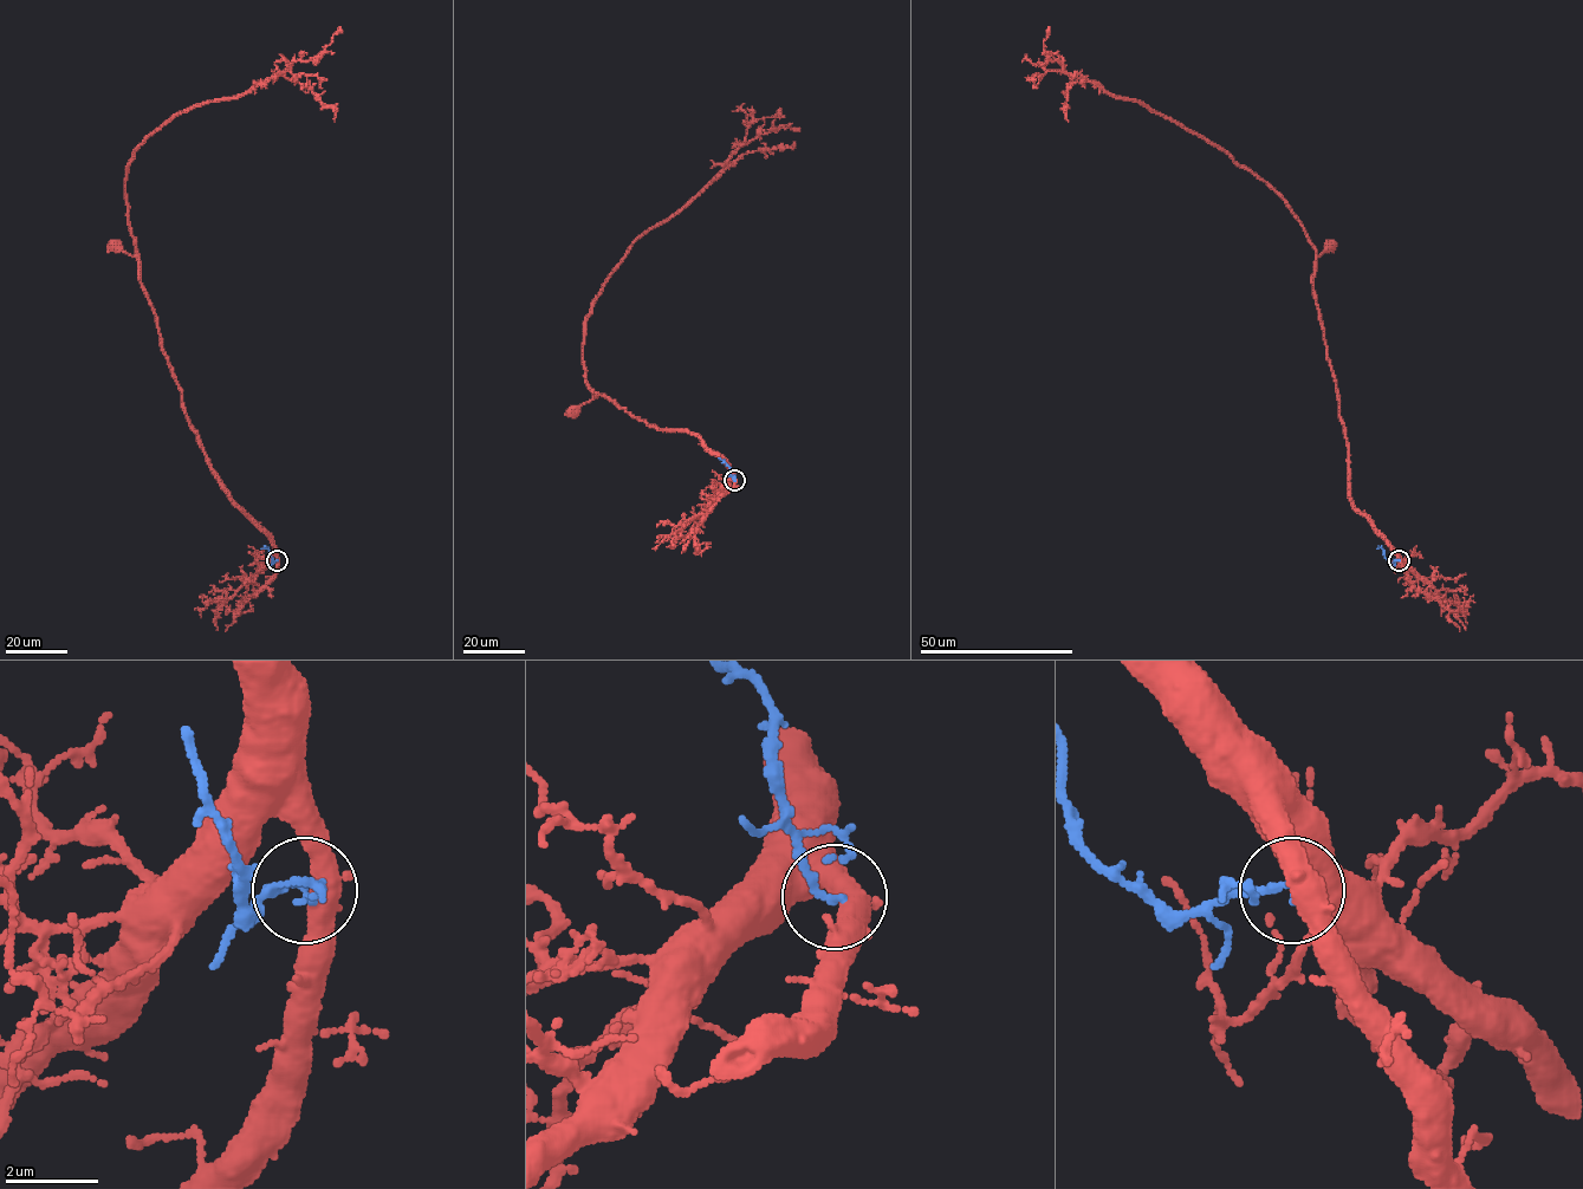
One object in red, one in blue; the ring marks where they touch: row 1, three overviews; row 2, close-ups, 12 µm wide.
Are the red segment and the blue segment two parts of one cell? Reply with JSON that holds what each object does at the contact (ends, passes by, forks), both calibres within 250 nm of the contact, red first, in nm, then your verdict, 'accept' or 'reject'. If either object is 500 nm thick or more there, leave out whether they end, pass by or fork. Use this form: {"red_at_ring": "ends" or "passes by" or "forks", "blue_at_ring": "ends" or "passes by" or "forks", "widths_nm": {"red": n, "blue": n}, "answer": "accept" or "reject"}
{"red_at_ring": "passes by", "blue_at_ring": "ends", "widths_nm": {"red": 480, "blue": 160}, "answer": "reject"}

